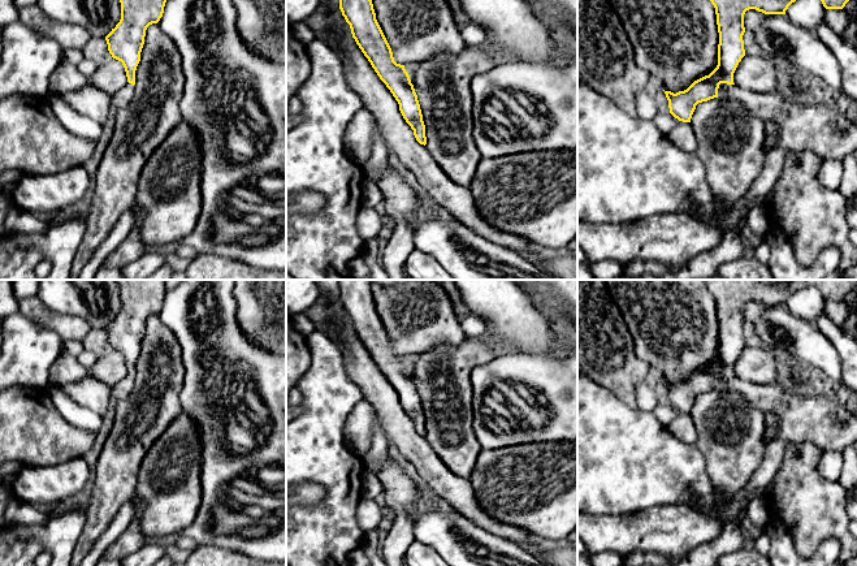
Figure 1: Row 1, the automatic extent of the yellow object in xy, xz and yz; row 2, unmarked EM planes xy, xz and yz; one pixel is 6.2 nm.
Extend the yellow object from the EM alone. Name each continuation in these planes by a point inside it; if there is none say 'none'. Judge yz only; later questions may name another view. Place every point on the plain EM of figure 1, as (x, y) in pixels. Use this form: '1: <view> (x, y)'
1: yz (822, 420)

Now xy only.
1: xy (121, 390)

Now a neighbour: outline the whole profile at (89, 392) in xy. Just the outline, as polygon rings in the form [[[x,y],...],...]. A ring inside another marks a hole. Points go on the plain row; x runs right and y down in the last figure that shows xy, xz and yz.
[[[90,373],[85,377],[60,385],[62,392],[75,403],[98,414],[100,418],[107,412],[112,398],[112,386],[95,379]]]

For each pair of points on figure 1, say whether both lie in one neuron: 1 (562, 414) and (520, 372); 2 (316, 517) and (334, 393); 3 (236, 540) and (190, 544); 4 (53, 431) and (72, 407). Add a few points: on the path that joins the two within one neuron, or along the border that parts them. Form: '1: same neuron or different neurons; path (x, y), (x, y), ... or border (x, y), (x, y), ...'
1: same neuron; path (562, 401), (533, 374)
2: same neuron; path (332, 485), (332, 424)
3: different neurons; border (182, 532), (198, 544)
4: different neurons; border (50, 390), (57, 411), (72, 424), (91, 432)

